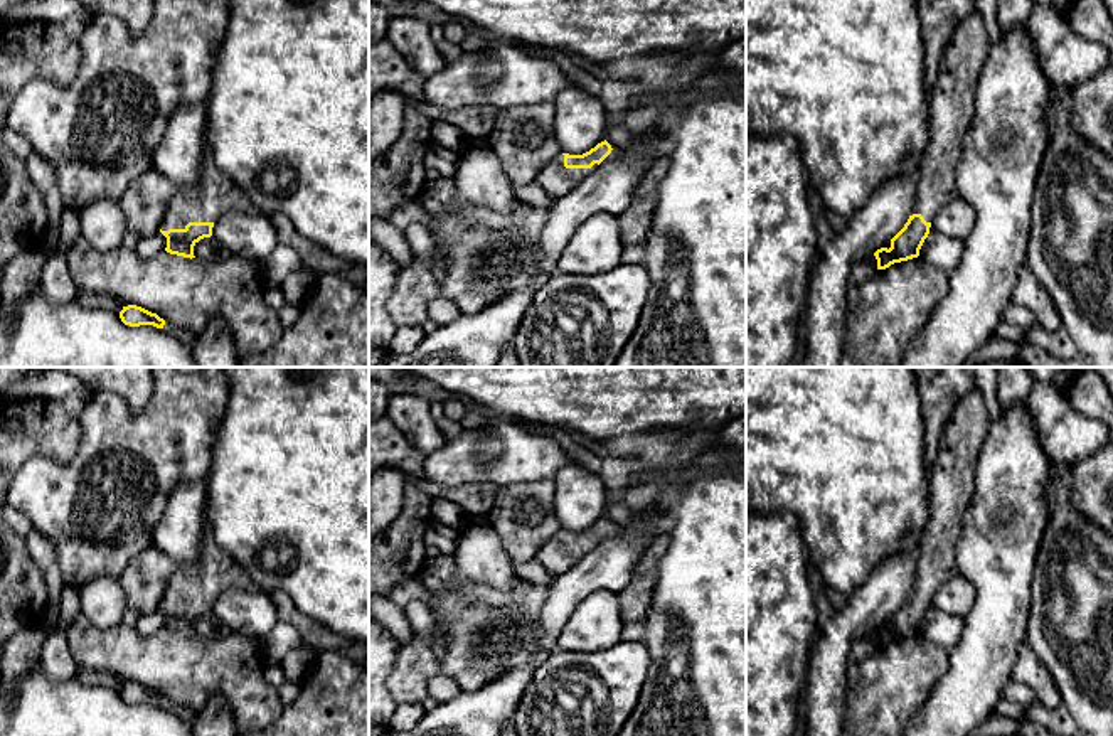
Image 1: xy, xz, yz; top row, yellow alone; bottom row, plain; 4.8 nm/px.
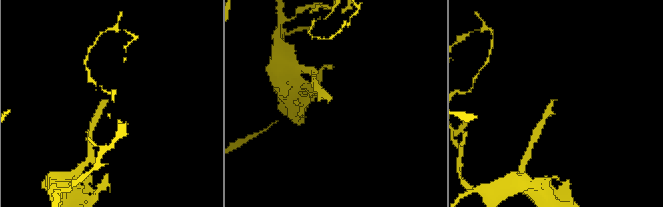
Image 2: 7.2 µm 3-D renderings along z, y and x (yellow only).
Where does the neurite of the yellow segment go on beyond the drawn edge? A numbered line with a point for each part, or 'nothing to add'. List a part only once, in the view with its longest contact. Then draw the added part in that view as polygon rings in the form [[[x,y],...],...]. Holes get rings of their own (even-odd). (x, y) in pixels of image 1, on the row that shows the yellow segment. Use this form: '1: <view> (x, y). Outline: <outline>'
1: xz (554, 177). Outline: [[[611,150],[613,153],[613,150]],[[562,152],[549,162],[537,175],[537,182],[542,189],[554,199],[566,195],[574,187],[578,187],[588,175],[591,175],[598,167],[594,163],[591,168],[566,168]],[[611,153],[603,160],[610,160]],[[601,162],[601,163],[603,163]],[[599,163],[599,165],[601,165]]]

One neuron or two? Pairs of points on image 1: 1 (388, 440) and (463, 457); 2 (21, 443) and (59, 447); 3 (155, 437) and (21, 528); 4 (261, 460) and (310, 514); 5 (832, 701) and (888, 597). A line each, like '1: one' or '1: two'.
1: two
2: one
3: two
4: one
5: one

